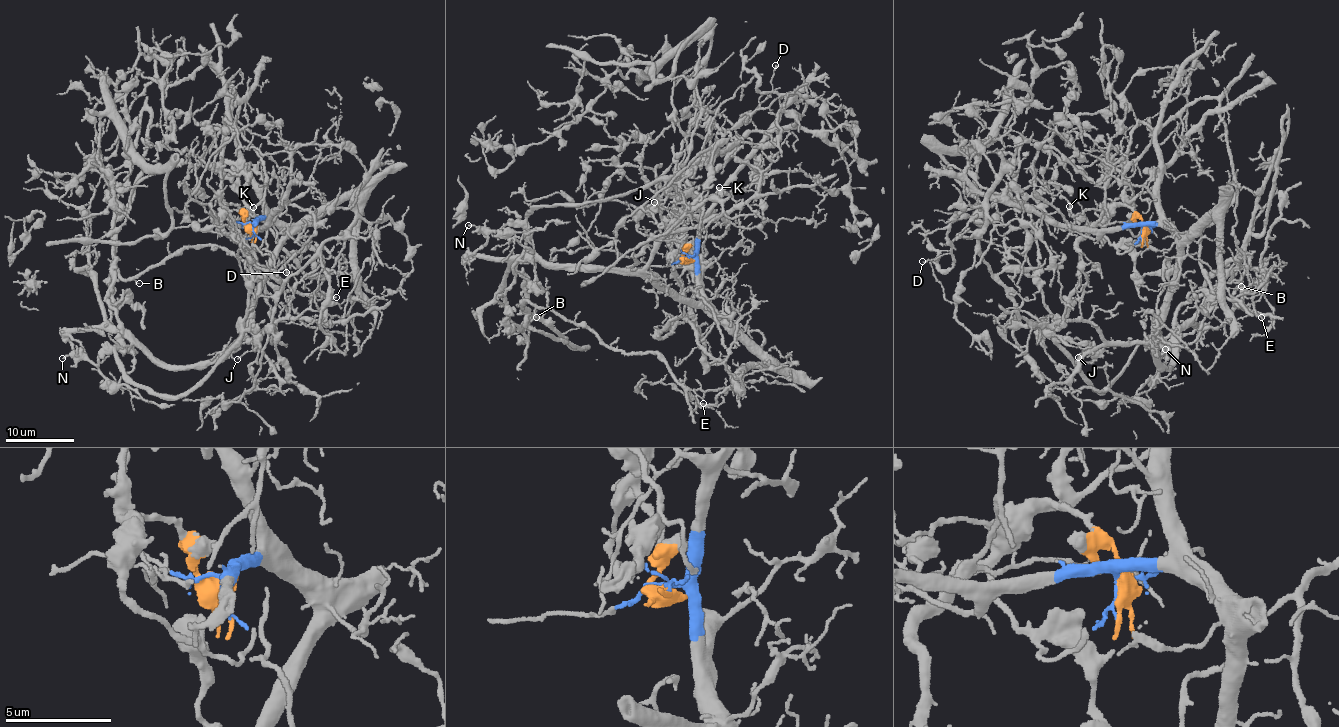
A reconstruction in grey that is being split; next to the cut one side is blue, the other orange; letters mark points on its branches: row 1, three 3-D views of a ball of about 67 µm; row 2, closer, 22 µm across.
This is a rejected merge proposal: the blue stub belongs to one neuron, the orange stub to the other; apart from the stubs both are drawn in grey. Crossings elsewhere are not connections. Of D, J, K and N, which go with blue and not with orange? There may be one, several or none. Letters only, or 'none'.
D, J

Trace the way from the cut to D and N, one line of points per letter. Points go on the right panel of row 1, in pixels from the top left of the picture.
D: (1142, 231), (1137, 226), (1080, 230), (1001, 200), (959, 214), (950, 224), (948, 253), (922, 261)
N: (1142, 231), (1119, 205), (1080, 240), (1058, 345), (1098, 390), (1141, 344), (1165, 349)

